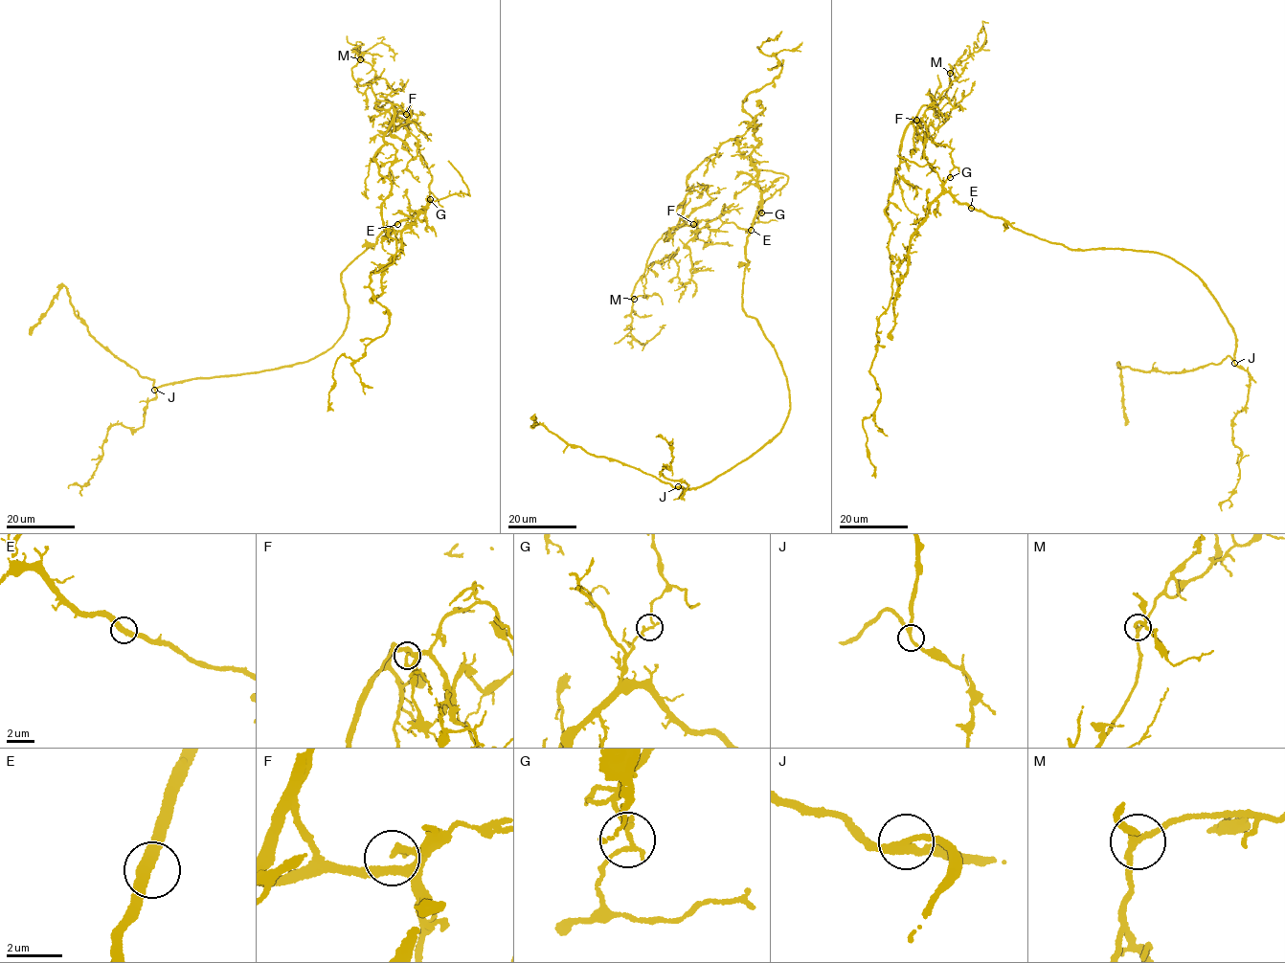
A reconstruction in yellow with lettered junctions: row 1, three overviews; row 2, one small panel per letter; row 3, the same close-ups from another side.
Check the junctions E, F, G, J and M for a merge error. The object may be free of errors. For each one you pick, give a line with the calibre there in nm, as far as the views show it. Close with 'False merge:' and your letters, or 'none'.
G: calibre 180 nm
False merge: G

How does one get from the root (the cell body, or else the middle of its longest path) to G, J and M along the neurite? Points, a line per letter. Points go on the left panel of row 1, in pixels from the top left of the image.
G: (396, 223), (420, 211), (430, 200)
J: (396, 223), (340, 274), (348, 320), (343, 334), (326, 352), (304, 362), (188, 379), (154, 390)
M: (396, 223), (428, 204), (432, 176), (417, 138), (405, 127), (407, 114), (352, 78), (360, 59)

